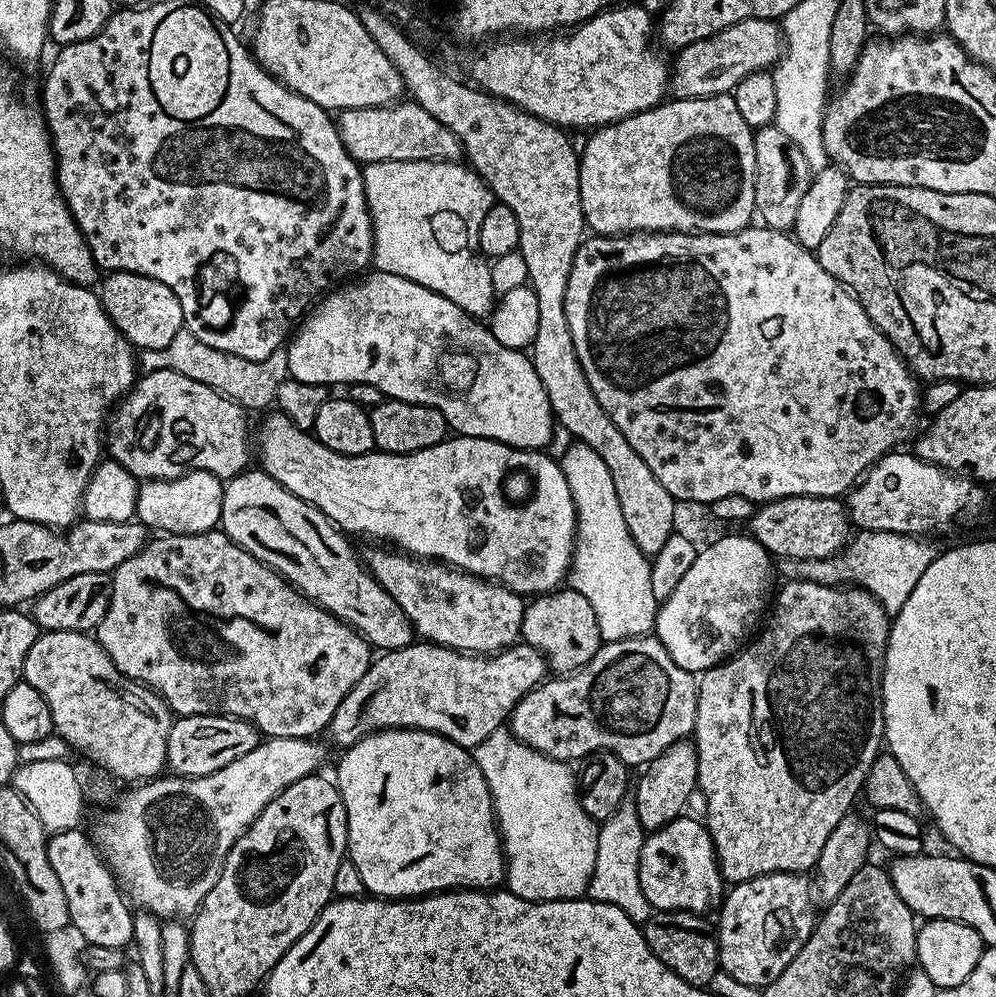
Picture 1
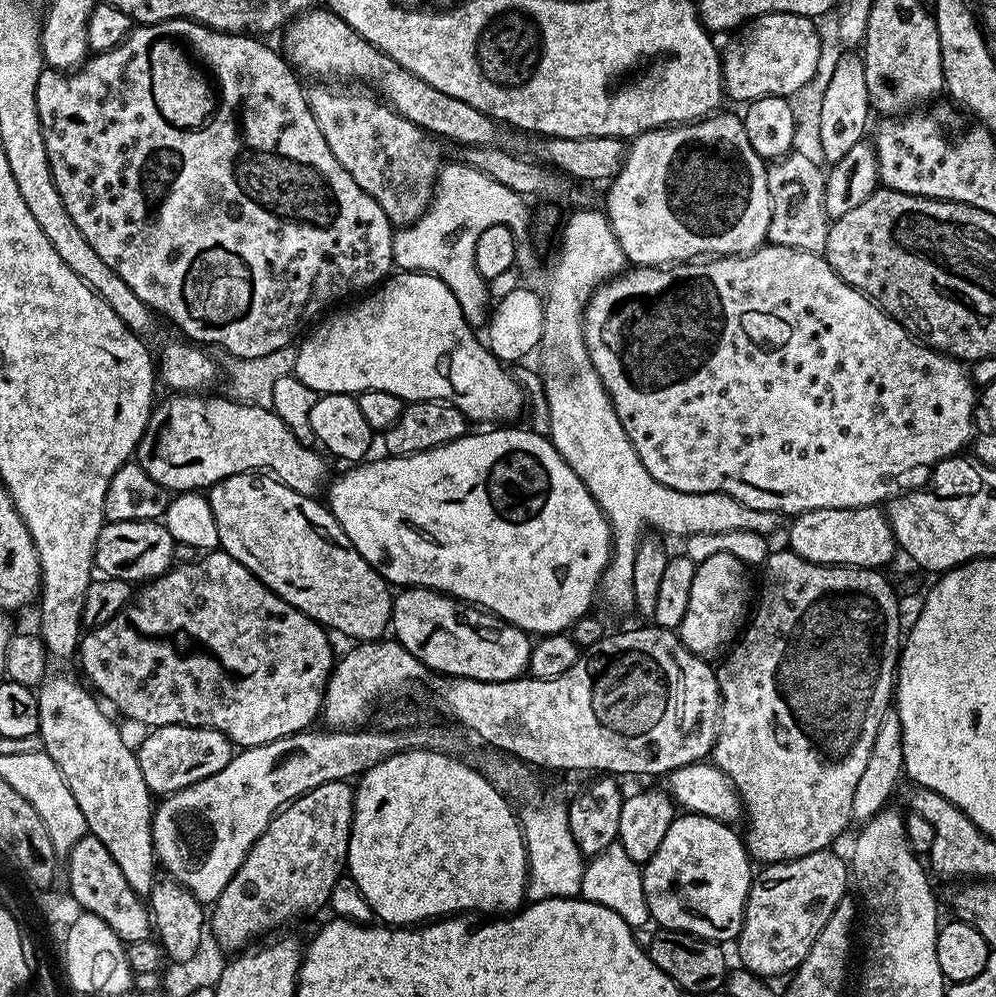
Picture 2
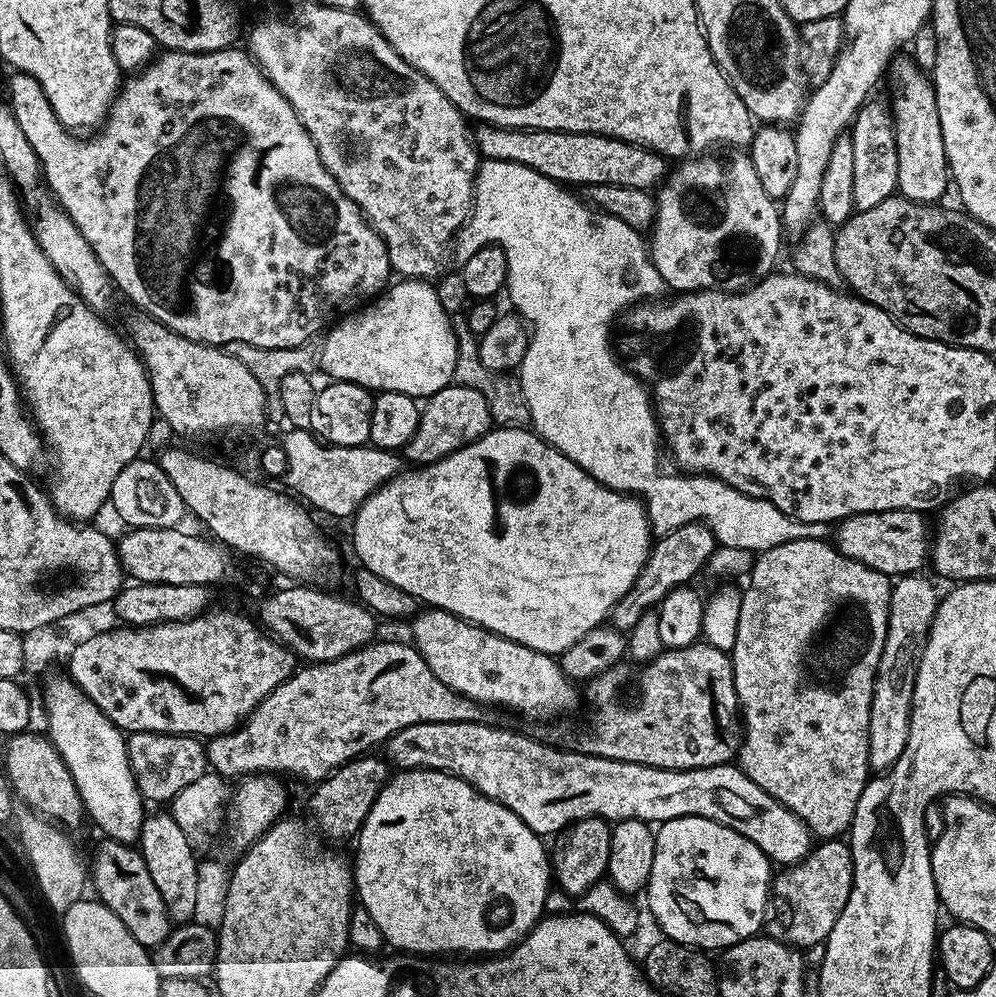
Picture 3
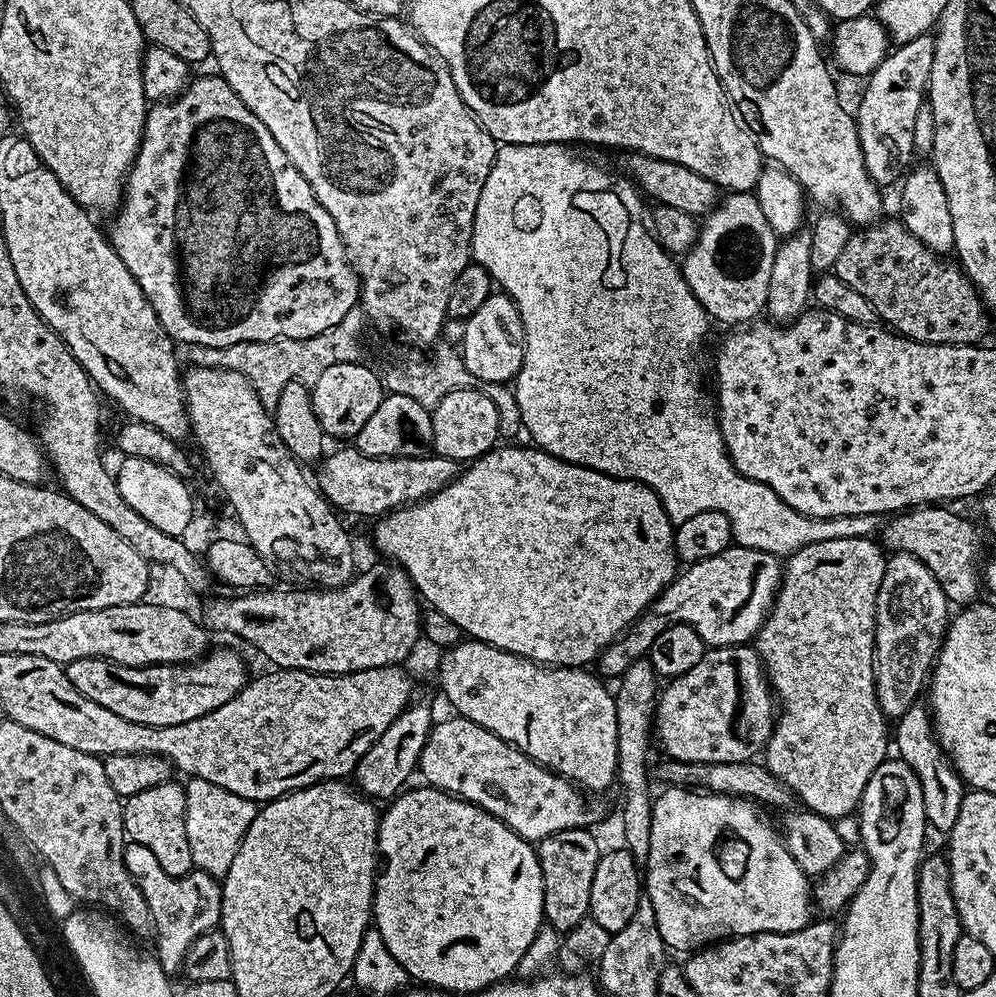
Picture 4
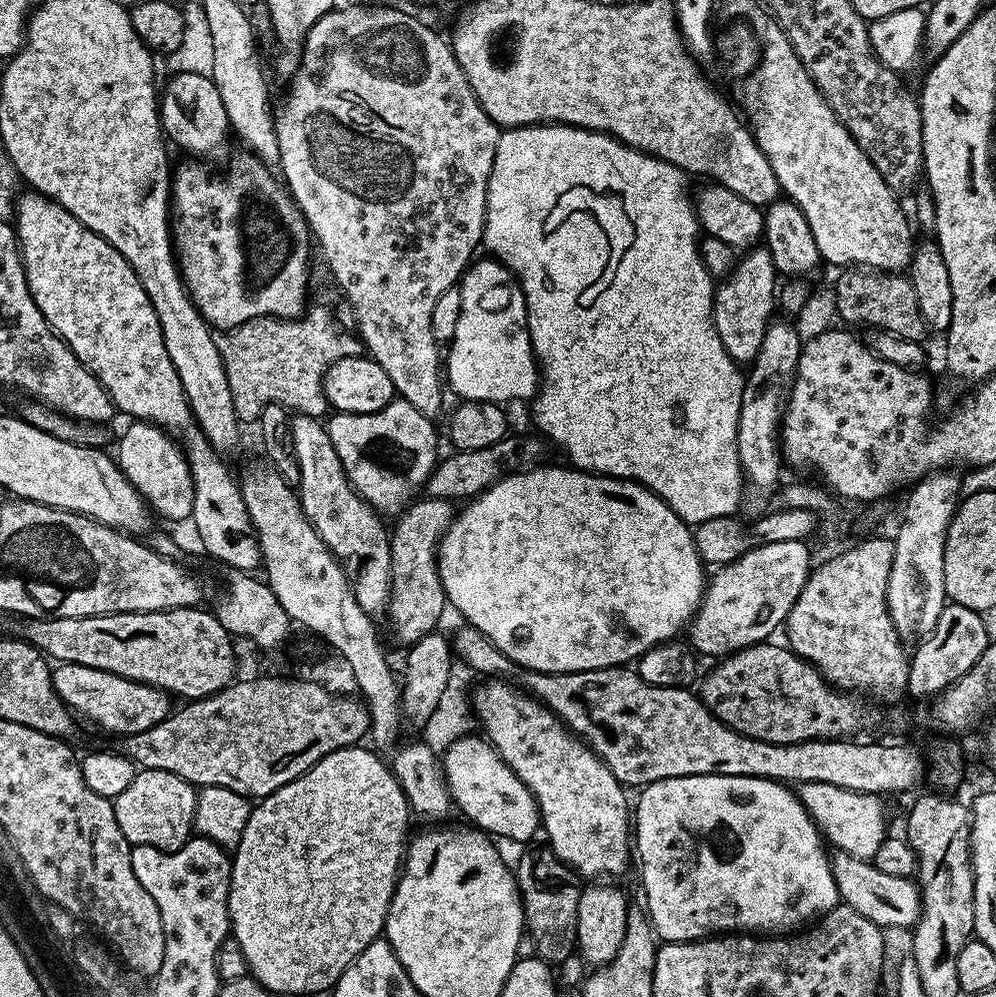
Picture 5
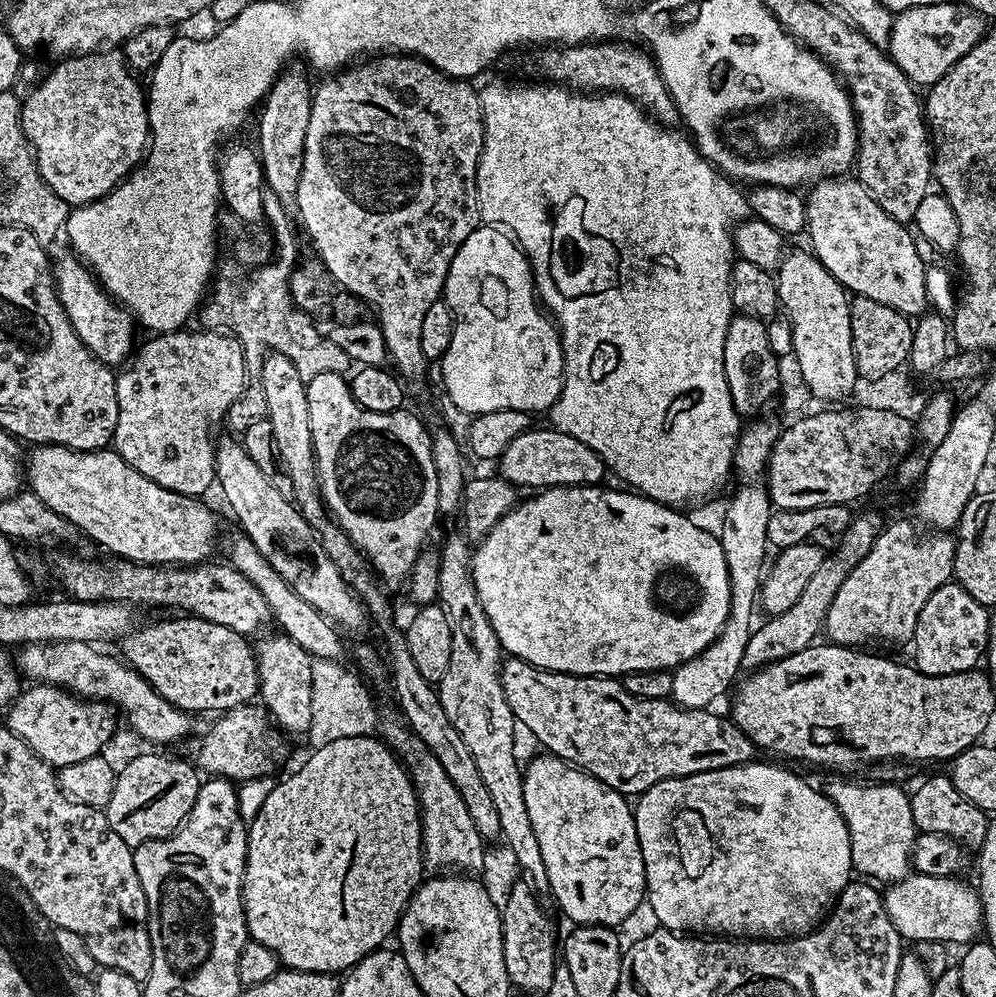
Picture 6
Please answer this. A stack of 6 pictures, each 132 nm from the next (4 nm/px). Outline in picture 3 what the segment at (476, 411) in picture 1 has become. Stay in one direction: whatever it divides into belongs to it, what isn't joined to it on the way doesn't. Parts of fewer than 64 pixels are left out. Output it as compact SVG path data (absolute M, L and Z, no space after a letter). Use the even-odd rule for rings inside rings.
M400 278L395 282L396 285L393 283L371 302L348 313L327 329L320 356L318 352L318 364L324 367L325 374L333 381L354 382L377 393L397 392L427 398L453 383L458 342L452 329L452 318L449 309L444 309L439 294L431 288L433 285L429 281Z

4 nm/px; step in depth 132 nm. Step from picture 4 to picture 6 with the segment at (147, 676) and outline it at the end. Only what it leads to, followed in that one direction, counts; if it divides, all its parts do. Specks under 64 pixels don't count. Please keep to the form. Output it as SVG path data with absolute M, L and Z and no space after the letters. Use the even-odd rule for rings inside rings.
M36 682L28 687L7 708L6 726L18 734L18 738L22 738L22 742L26 742L26 746L38 754L38 758L59 770L70 766L70 762L82 762L85 758L99 756L105 751L104 743L111 738L116 728L117 716L107 703L85 700L56 684Z

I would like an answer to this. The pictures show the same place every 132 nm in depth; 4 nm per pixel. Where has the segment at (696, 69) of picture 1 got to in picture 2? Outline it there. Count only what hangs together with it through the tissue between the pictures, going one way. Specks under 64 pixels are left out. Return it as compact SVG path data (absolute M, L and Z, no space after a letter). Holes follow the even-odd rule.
M768 12L743 29L744 37L722 52L723 91L729 97L751 102L763 96L792 98L816 76L820 68L820 30L811 16Z

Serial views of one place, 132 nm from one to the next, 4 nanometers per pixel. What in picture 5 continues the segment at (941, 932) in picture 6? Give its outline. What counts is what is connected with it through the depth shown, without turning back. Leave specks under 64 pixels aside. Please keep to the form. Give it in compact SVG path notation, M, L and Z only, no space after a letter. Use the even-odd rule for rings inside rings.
M839 850L830 856L834 882L840 891L840 899L848 904L862 918L870 918L870 922L879 924L881 929L905 928L911 929L920 917L920 889L915 879L894 878L894 874L885 874L867 860L859 860L850 854Z

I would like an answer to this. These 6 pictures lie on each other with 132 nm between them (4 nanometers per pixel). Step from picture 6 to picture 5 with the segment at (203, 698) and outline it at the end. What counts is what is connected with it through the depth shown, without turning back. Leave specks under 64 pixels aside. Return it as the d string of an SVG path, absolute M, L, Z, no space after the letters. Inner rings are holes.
M203 607L194 608L171 608L165 612L111 612L105 616L79 616L78 618L45 618L42 620L29 619L28 624L22 632L23 639L28 643L40 649L45 657L61 664L77 664L78 666L90 666L94 670L106 670L110 674L118 674L122 678L136 680L139 684L149 684L155 688L161 688L164 692L171 694L173 697L185 696L185 701L201 700L207 696L213 696L215 692L221 692L223 688L233 683L236 674L236 654L234 650L234 640L218 622L218 618L211 611L203 612Z

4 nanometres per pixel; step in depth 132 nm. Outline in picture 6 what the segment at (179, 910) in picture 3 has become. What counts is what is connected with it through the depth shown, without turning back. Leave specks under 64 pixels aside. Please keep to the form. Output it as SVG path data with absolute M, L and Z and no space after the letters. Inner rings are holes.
M156 750L148 751L152 752L134 757L117 771L114 792L106 809L114 834L133 846L172 835L190 814L202 783L201 773L191 763L188 765L176 756L159 756Z

